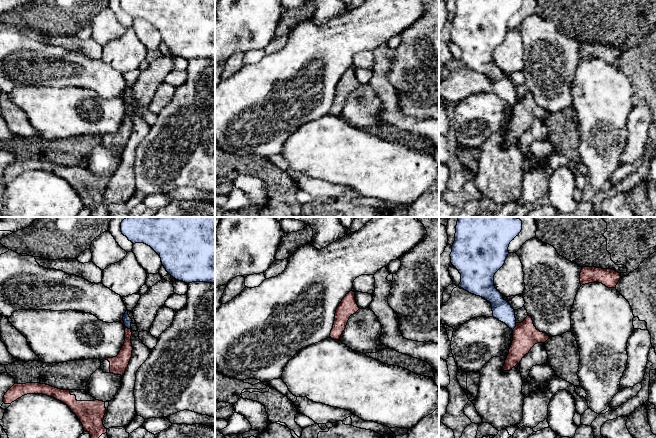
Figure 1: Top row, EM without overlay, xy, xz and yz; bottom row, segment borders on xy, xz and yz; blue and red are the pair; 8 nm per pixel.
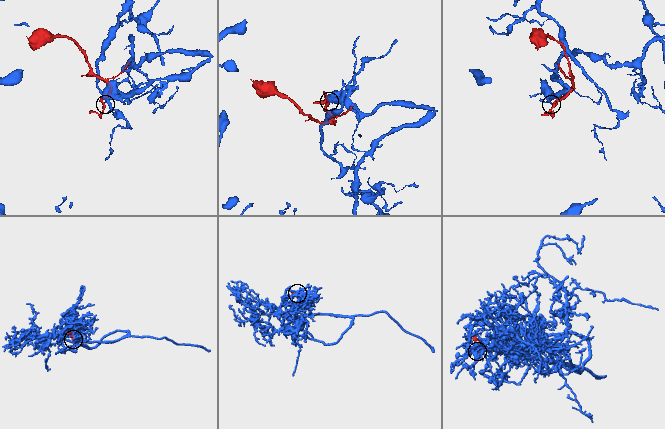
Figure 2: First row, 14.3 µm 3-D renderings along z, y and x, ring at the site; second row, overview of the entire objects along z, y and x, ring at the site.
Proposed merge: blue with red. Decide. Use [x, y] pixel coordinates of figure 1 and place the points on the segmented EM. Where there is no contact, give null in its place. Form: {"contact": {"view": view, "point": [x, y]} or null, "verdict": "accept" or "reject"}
{"contact": {"view": "xy", "point": [125, 325]}, "verdict": "reject"}

